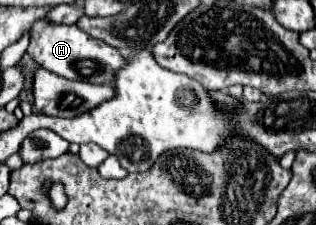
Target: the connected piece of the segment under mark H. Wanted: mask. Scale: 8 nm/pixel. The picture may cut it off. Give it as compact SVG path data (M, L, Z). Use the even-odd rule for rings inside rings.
M40 18L40 22L34 22L30 28L30 46L26 52L36 60L38 66L58 76L92 84L112 84L114 72L124 66L124 56L116 48L92 38L90 34L84 34L84 30L80 30L76 24L56 24L48 22L46 18Z

